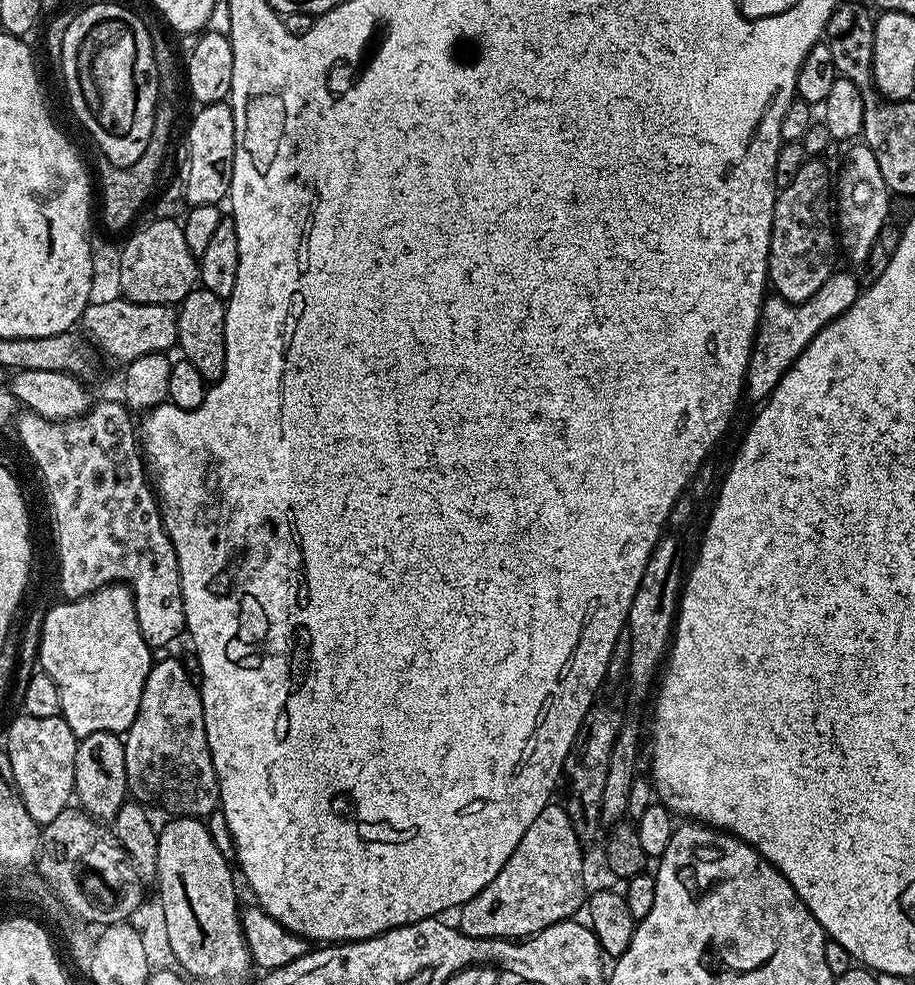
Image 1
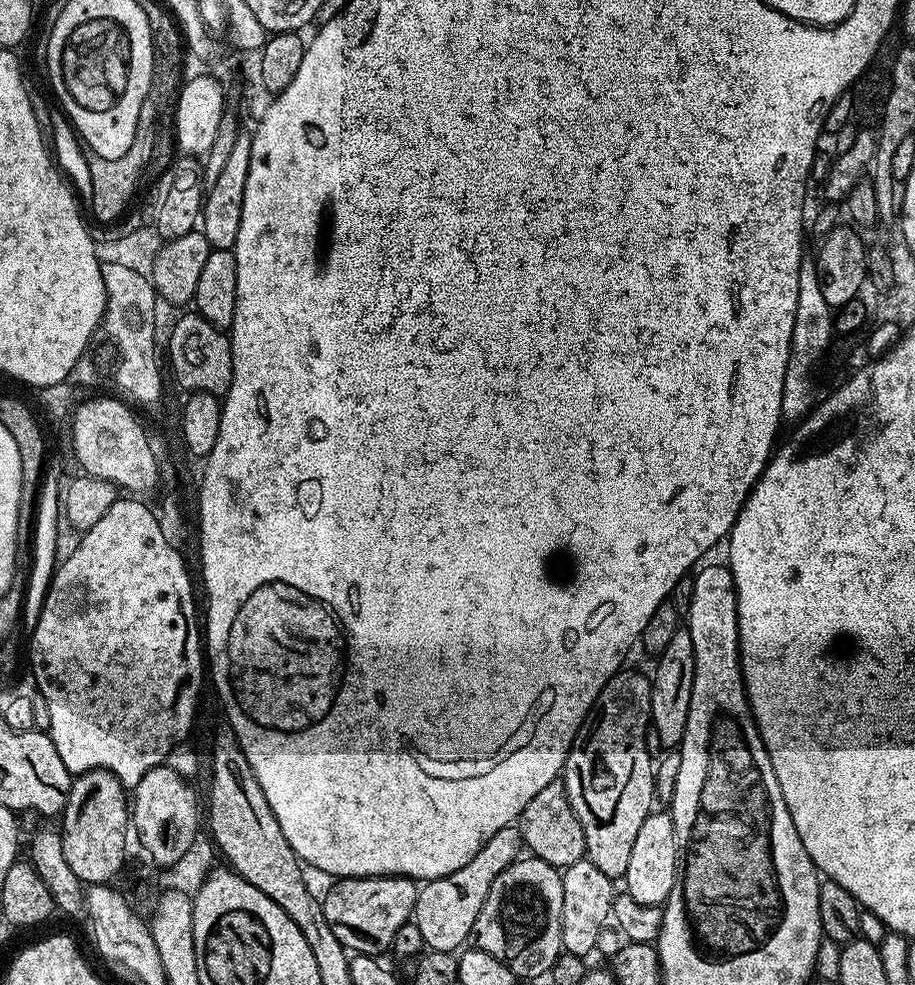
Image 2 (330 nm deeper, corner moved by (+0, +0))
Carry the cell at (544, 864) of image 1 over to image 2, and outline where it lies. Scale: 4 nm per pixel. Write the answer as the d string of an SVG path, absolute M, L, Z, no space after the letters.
M519 827L503 828L485 842L482 850L478 850L478 854L474 854L474 858L470 858L462 870L454 870L454 874L427 881L417 891L414 922L418 930L422 930L422 938L431 951L455 953L471 937L478 910L482 910L482 902L486 902L486 894L490 894L490 882L494 882L494 878L498 878L506 866L514 863L521 852Z

